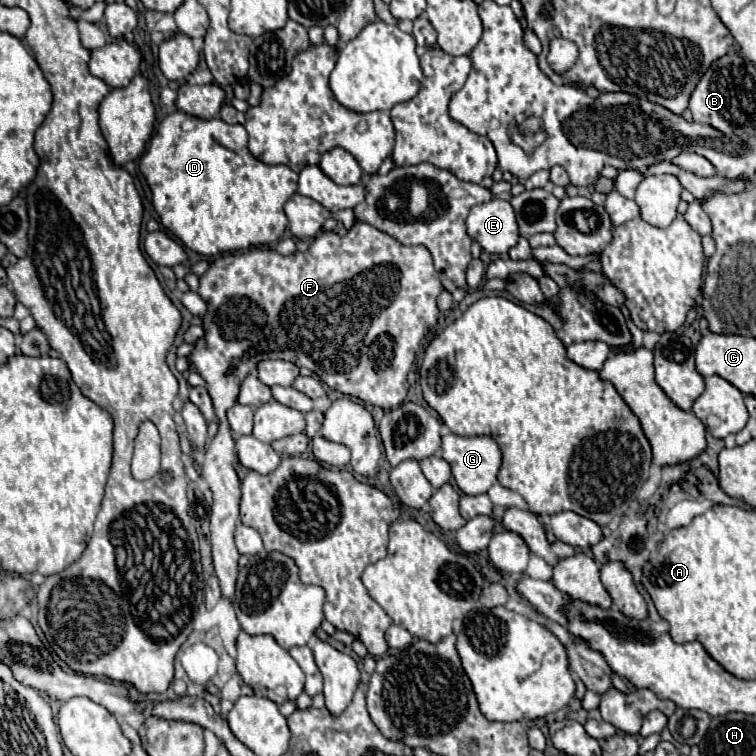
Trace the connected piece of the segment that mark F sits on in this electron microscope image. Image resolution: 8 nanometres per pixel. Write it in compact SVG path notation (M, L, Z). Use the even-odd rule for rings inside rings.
M357 221L345 237L339 237L333 231L321 231L305 253L285 257L275 249L265 247L229 253L215 259L199 283L199 295L207 303L207 313L203 315L205 335L195 343L187 359L189 371L195 371L205 379L219 423L217 435L209 441L203 453L201 475L213 491L209 519L215 573L223 597L231 599L235 593L239 559L233 543L235 525L239 523L239 479L233 469L235 439L225 411L237 403L243 379L253 373L261 361L283 359L297 367L311 369L329 389L359 397L361 401L385 411L399 407L407 397L407 373L413 367L421 339L437 325L439 309L435 297L443 291L443 285L425 247L407 247L391 235L361 221Z

